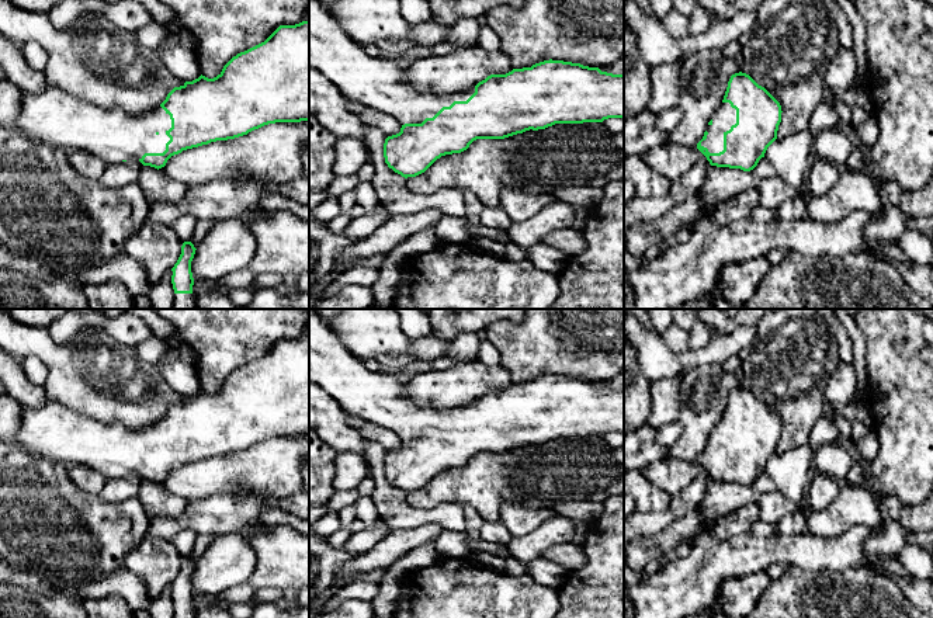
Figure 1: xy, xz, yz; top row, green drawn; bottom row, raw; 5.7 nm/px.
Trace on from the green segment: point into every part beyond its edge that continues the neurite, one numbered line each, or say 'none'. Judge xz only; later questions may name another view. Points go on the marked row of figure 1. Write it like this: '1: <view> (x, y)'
1: xz (380, 83)

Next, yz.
1: yz (725, 115)

